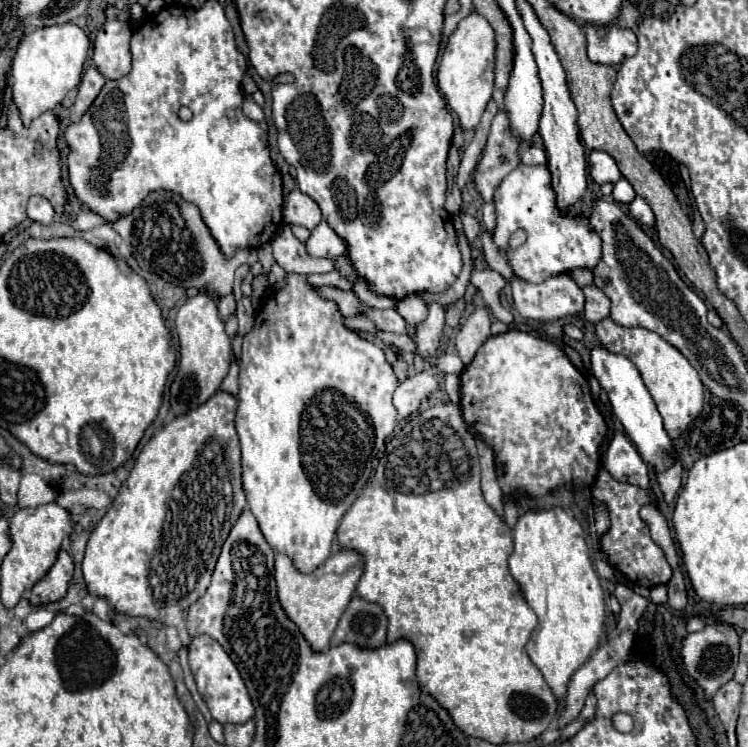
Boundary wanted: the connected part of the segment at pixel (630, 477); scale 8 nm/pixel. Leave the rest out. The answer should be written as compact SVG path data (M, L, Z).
M615 433L615 437L611 439L603 459L603 467L615 481L631 483L643 489L649 487L647 463L641 459L635 445L623 433Z

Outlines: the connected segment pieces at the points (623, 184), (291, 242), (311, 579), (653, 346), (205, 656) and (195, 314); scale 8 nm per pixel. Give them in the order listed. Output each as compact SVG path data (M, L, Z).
M621 177L621 179L615 183L613 199L615 199L617 203L621 203L621 205L629 205L629 203L635 199L635 191L633 191L633 187L631 187L631 183L629 183L627 179Z
M283 225L279 229L279 233L273 237L271 245L273 245L273 255L275 255L277 265L281 265L287 273L309 275L309 273L329 273L329 271L333 271L331 259L309 257L305 245L291 233L289 225Z
M339 551L331 555L319 569L311 575L301 575L287 555L275 555L275 585L277 599L285 609L287 617L301 629L301 635L309 641L311 649L321 653L329 649L329 639L343 615L347 603L355 595L359 577L363 575L363 559L355 551Z
M609 317L599 321L595 327L597 327L597 337L601 339L601 345L605 349L627 355L637 365L637 369L643 377L643 383L649 389L649 393L657 405L657 411L663 417L667 435L671 439L677 439L703 409L705 387L703 387L697 371L679 353L679 349L669 345L665 339L661 339L653 331L647 331L643 327L621 327L621 325L613 323Z
M209 635L193 637L189 643L189 667L197 683L199 695L205 699L211 715L221 725L225 723L245 723L253 717L255 709L251 703L251 697L247 693L245 681L241 679L239 669L231 661L231 657L225 653L225 649Z
M199 293L177 311L177 333L179 337L179 369L171 383L171 411L179 417L187 411L203 405L221 385L231 365L231 341L225 333L225 323L217 313L217 303L207 293Z

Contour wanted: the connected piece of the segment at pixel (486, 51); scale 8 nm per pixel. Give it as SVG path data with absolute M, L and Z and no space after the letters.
M477 13L465 17L449 37L441 63L437 67L437 87L445 95L451 111L459 117L463 129L475 129L493 93L495 67L495 33L489 21Z

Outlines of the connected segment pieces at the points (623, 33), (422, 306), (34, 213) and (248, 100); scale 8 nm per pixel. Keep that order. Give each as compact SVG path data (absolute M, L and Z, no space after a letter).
M615 23L605 29L597 29L593 25L583 27L587 35L587 55L593 63L619 65L623 59L637 53L637 37L631 29L623 29Z
M413 295L399 301L397 311L409 325L417 325L427 317L427 303L419 295Z
M33 195L29 199L29 205L27 205L27 217L31 221L41 223L41 225L49 225L53 221L53 217L55 217L55 211L53 211L51 203L45 197Z
M251 95L245 97L245 103L243 103L243 113L253 119L253 121L263 121L263 109L253 101Z

